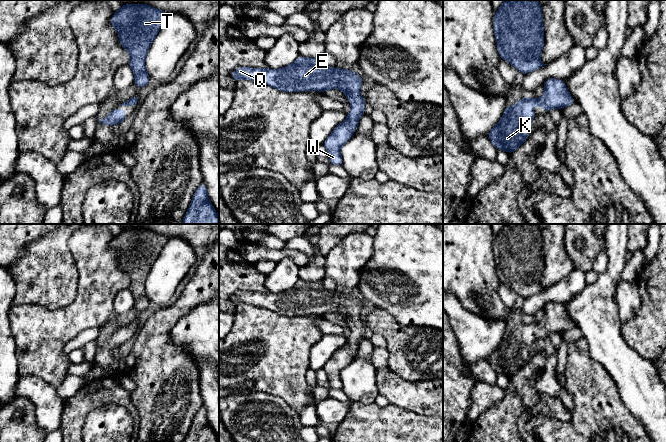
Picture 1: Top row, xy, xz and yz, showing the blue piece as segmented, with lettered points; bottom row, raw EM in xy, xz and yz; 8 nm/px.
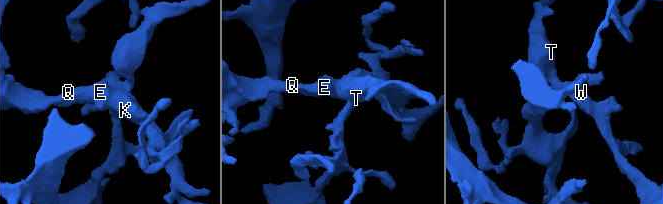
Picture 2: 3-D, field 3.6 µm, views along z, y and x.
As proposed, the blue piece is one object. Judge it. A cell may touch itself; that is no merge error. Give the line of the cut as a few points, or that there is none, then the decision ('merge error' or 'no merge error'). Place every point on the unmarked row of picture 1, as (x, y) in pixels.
cut none; no merge error

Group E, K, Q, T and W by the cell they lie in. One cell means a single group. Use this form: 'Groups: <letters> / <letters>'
Groups: E K Q T W

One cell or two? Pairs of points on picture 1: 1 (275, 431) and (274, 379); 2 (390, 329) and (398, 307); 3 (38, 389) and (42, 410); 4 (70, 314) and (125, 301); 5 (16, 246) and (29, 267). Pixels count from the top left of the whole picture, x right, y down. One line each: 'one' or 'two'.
1: two
2: two
3: one
4: two
5: two

